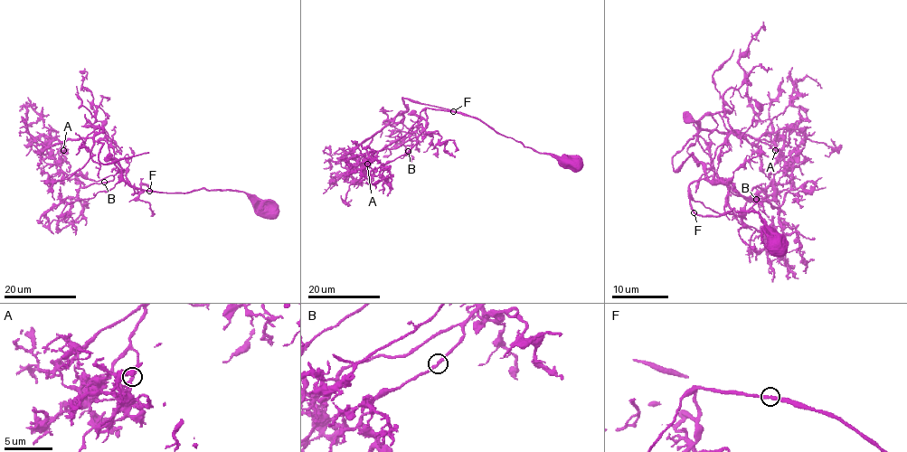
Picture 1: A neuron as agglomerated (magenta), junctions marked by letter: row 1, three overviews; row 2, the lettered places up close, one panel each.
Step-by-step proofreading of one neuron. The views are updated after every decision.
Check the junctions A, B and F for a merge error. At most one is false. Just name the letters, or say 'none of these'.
A

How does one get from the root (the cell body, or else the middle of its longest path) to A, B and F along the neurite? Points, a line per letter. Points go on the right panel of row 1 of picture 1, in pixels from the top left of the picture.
A: (776, 249), (777, 233), (759, 213), (702, 216), (689, 199), (700, 180), (748, 198), (783, 168), (776, 150)
B: (776, 249), (777, 233), (759, 213), (697, 214), (689, 186), (700, 180), (721, 181), (756, 199)
F: (776, 249), (773, 252), (777, 233), (769, 229), (756, 211), (733, 209), (720, 216), (702, 216), (694, 211)

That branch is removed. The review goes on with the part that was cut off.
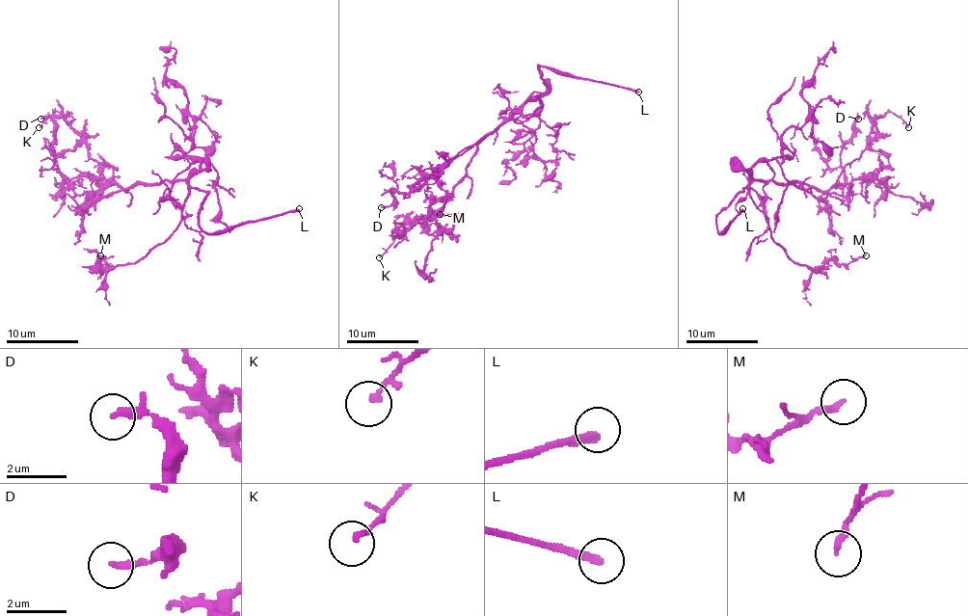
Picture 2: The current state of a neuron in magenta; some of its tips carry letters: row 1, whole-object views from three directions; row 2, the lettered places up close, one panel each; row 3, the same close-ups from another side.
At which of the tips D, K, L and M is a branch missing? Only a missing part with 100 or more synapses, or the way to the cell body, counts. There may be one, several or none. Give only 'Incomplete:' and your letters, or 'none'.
Incomplete: L

